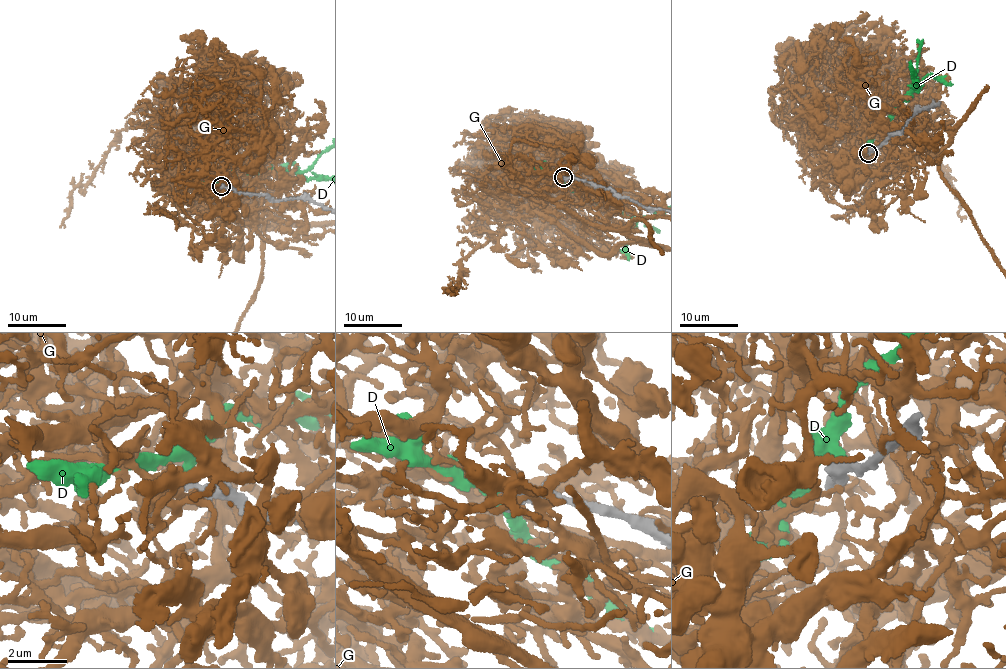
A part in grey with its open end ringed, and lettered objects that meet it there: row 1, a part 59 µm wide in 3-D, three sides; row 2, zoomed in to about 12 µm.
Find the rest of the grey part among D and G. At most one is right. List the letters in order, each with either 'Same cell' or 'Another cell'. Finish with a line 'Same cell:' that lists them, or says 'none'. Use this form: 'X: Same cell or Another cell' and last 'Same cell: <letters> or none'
D: Another cell
G: Another cell
Same cell: none

